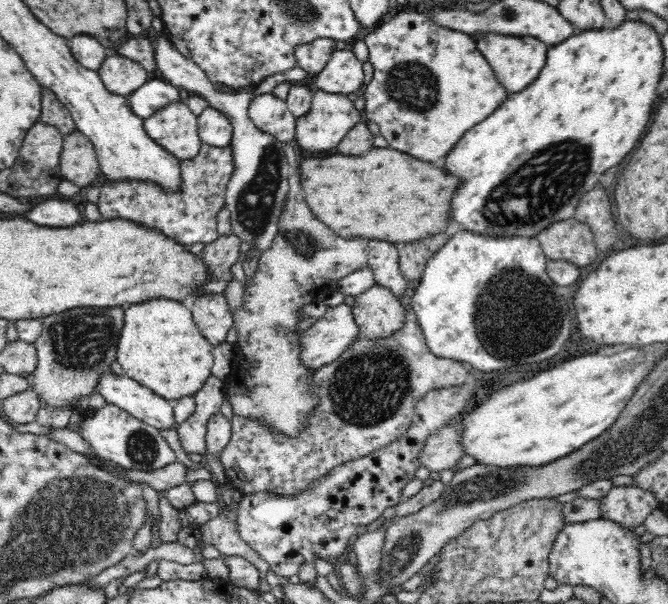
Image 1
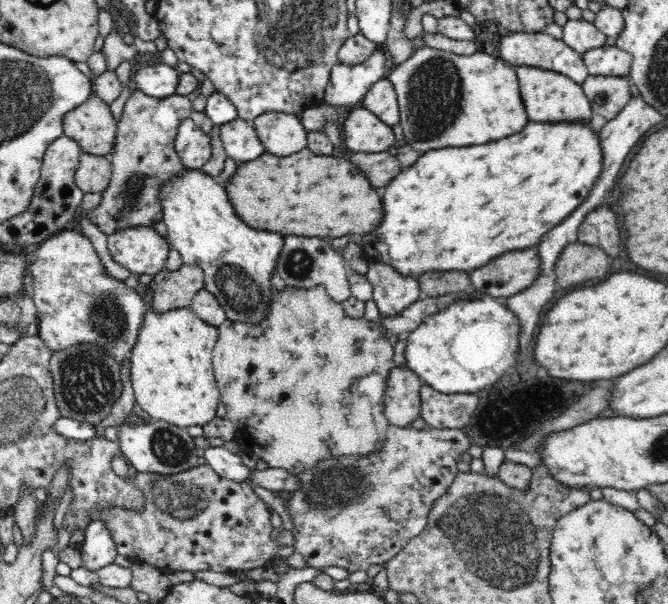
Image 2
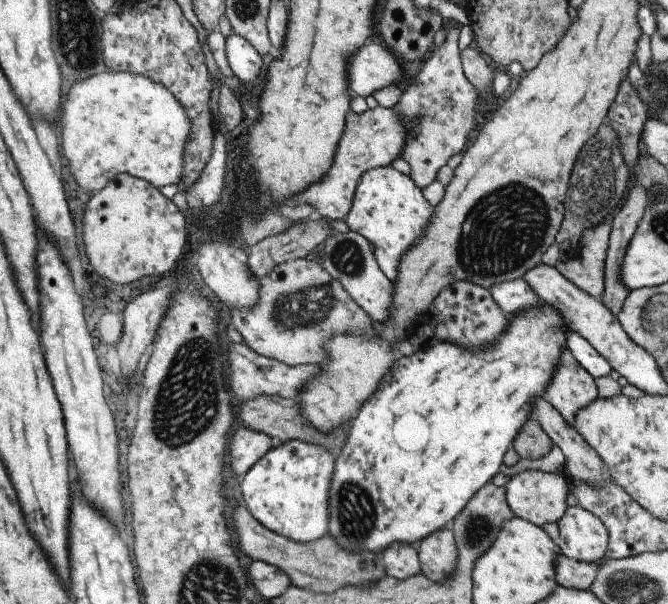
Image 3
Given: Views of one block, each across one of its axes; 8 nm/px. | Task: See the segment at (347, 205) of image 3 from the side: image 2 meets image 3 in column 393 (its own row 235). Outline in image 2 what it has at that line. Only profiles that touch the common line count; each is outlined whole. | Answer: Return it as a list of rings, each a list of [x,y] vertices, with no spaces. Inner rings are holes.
[[[148,226],[126,227],[108,235],[107,245],[114,261],[132,274],[154,275],[165,268],[169,241]]]

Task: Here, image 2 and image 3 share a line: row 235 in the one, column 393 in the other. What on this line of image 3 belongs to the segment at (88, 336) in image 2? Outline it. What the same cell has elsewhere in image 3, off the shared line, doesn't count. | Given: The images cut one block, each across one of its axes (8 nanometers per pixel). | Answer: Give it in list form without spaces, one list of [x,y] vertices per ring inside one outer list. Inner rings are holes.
[[[370,40],[348,58],[348,88],[362,98],[390,84],[403,88],[406,83],[405,68],[382,42]]]

